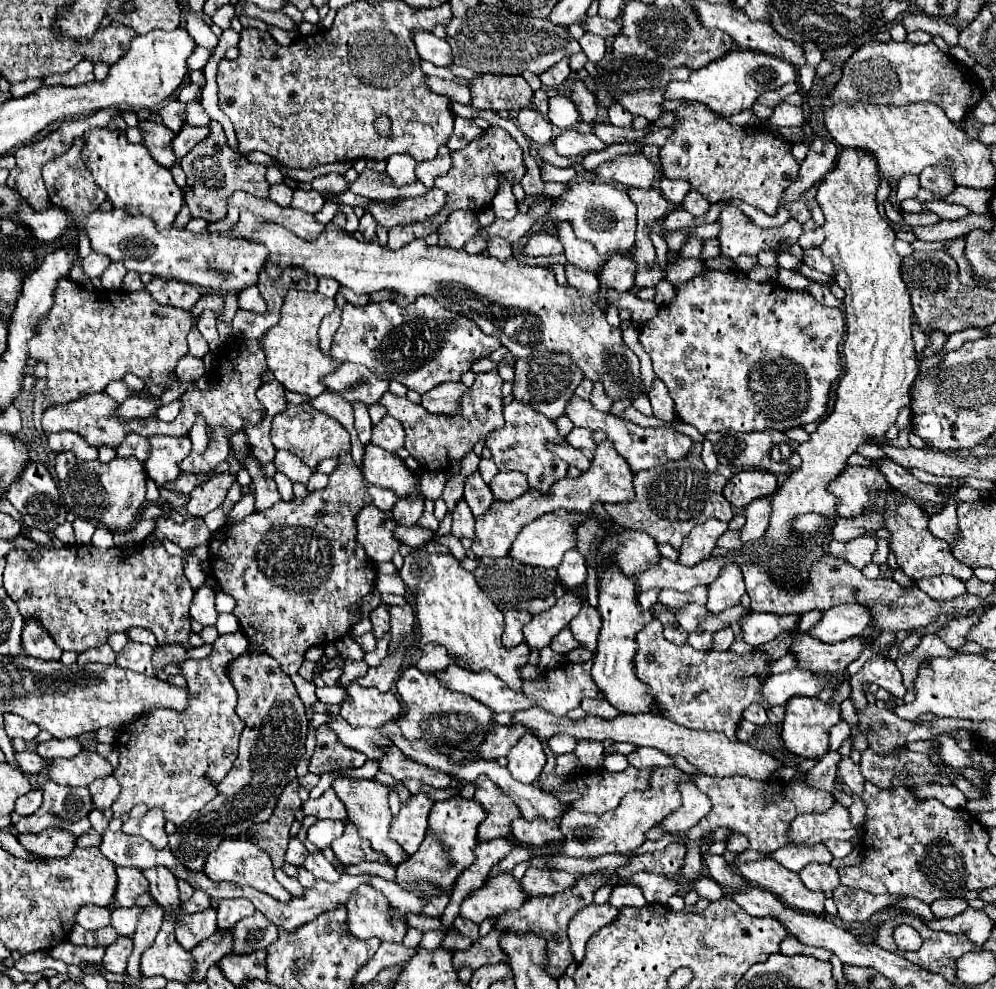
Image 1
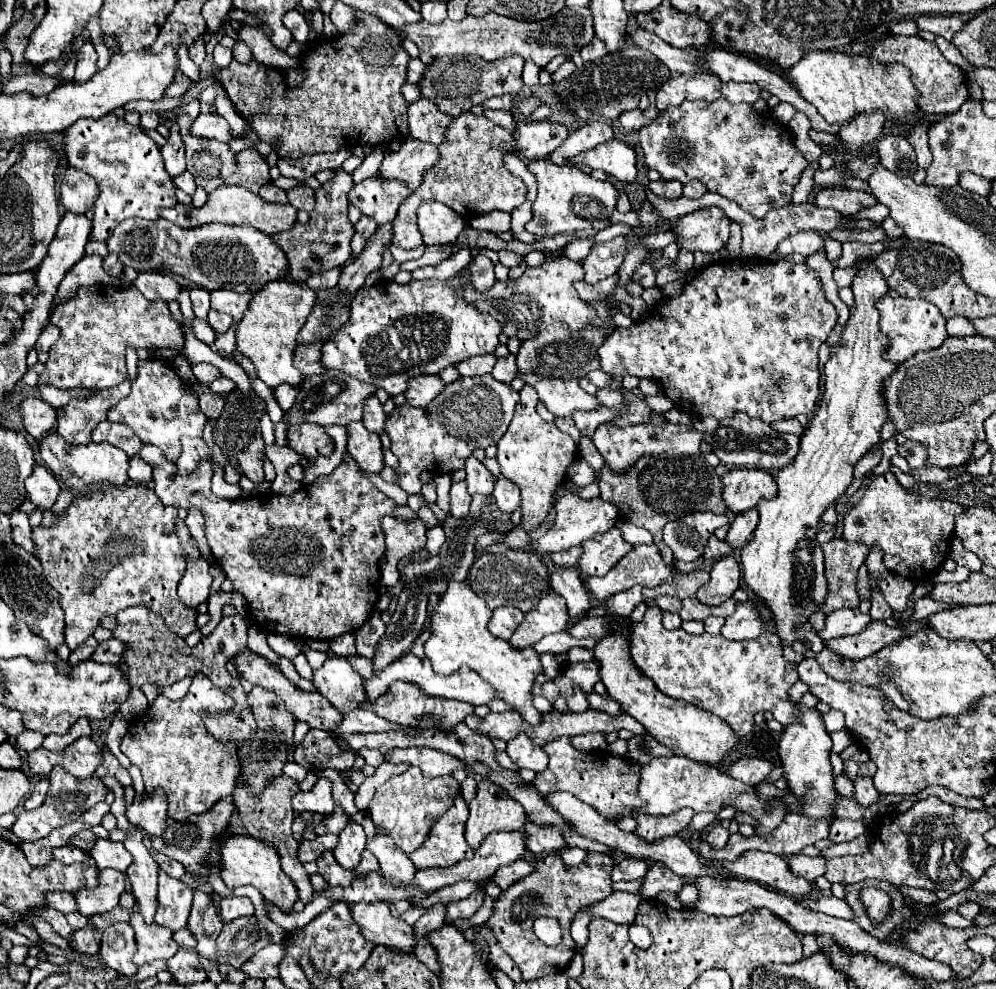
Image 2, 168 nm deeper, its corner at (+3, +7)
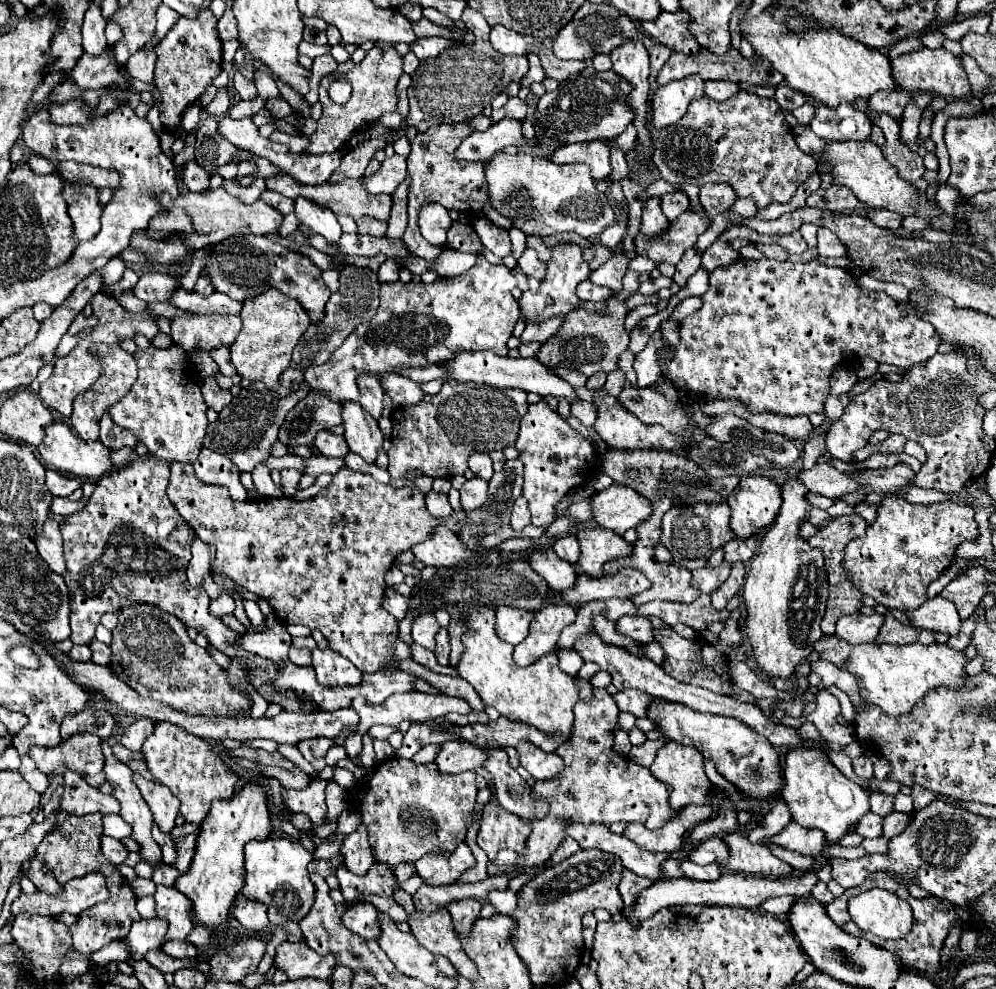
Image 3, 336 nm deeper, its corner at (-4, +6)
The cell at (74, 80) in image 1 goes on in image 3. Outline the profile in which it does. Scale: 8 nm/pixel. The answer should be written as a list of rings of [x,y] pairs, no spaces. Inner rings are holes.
[[[90,4],[90,8],[86,10],[84,16],[84,24],[82,24],[82,38],[84,38],[84,52],[100,56],[106,48],[106,38],[104,38],[104,28],[106,28],[106,20],[100,14],[100,8]]]

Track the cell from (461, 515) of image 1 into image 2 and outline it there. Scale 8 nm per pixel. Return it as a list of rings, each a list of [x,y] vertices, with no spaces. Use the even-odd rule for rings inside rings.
[[[465,481],[453,483],[451,485],[451,515],[455,515],[455,517],[467,515],[469,503],[471,503],[471,495],[467,493]]]

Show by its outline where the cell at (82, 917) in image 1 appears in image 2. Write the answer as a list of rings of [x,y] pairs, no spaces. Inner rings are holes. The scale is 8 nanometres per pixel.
[[[51,891],[47,893],[47,905],[61,911],[61,913],[71,913],[71,911],[77,911],[77,905],[75,905],[75,899],[71,893],[65,893],[65,891]]]

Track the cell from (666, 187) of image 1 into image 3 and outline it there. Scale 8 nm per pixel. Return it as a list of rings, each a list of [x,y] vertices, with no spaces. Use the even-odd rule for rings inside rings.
[[[676,190],[676,192],[660,196],[660,202],[662,202],[662,210],[666,212],[666,216],[670,216],[670,220],[678,218],[690,204],[688,194],[682,192],[682,190]]]

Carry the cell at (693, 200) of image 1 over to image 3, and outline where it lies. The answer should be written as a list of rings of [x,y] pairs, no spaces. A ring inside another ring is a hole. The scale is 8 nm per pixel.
[[[704,184],[704,186],[700,186],[700,204],[706,210],[710,221],[712,221],[712,216],[728,210],[734,204],[734,200],[736,200],[734,190],[728,184]]]

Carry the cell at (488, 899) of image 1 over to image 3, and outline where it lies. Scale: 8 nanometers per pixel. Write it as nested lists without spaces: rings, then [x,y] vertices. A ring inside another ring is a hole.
[[[466,898],[466,900],[454,900],[454,904],[446,906],[450,916],[452,916],[452,924],[454,930],[460,936],[466,936],[466,932],[472,928],[474,920],[480,918],[480,910],[482,910],[482,902],[474,900],[474,898]]]

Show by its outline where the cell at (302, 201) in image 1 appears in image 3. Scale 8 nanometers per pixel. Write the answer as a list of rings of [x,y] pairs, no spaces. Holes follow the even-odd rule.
[[[300,196],[300,198],[296,198],[294,212],[302,224],[308,224],[316,234],[322,234],[328,240],[328,244],[338,242],[342,230],[336,220],[336,214],[330,212],[330,208],[318,206],[312,200],[306,200]]]

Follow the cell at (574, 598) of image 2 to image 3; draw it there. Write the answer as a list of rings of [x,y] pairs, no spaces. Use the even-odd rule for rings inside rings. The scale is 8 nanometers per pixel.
[[[534,550],[528,560],[534,564],[534,570],[540,572],[540,576],[548,582],[552,590],[562,592],[566,588],[574,588],[578,580],[576,568],[566,560],[554,556],[552,550]]]

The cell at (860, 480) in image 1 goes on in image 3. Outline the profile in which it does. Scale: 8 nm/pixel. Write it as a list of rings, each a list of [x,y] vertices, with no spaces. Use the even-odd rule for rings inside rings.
[[[886,494],[878,506],[876,518],[868,524],[866,534],[848,542],[844,550],[844,568],[854,586],[862,594],[872,596],[878,604],[886,608],[908,612],[924,604],[928,584],[934,582],[952,564],[954,550],[958,548],[958,544],[966,540],[976,542],[976,538],[978,538],[978,524],[974,520],[974,510],[970,506],[956,506],[950,502],[912,504],[900,494]]]

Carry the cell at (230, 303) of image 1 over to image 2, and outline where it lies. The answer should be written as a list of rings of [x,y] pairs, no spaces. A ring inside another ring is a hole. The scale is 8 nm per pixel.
[[[209,311],[207,315],[207,323],[209,327],[215,331],[215,333],[225,333],[231,325],[233,325],[233,319],[225,313],[219,313],[219,311]]]

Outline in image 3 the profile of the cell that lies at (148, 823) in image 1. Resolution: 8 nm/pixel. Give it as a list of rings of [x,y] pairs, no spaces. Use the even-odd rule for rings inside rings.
[[[134,774],[134,782],[144,796],[148,808],[154,814],[154,822],[162,832],[170,832],[174,828],[174,820],[178,816],[180,800],[166,788],[164,784],[158,784],[154,780],[146,780],[138,774]]]

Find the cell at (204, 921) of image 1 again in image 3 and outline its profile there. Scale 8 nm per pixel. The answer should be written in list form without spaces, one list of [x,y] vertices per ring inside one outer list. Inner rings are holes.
[[[170,940],[166,942],[166,948],[162,948],[168,956],[172,958],[196,958],[198,956],[198,948],[194,944],[188,944],[186,940]]]

